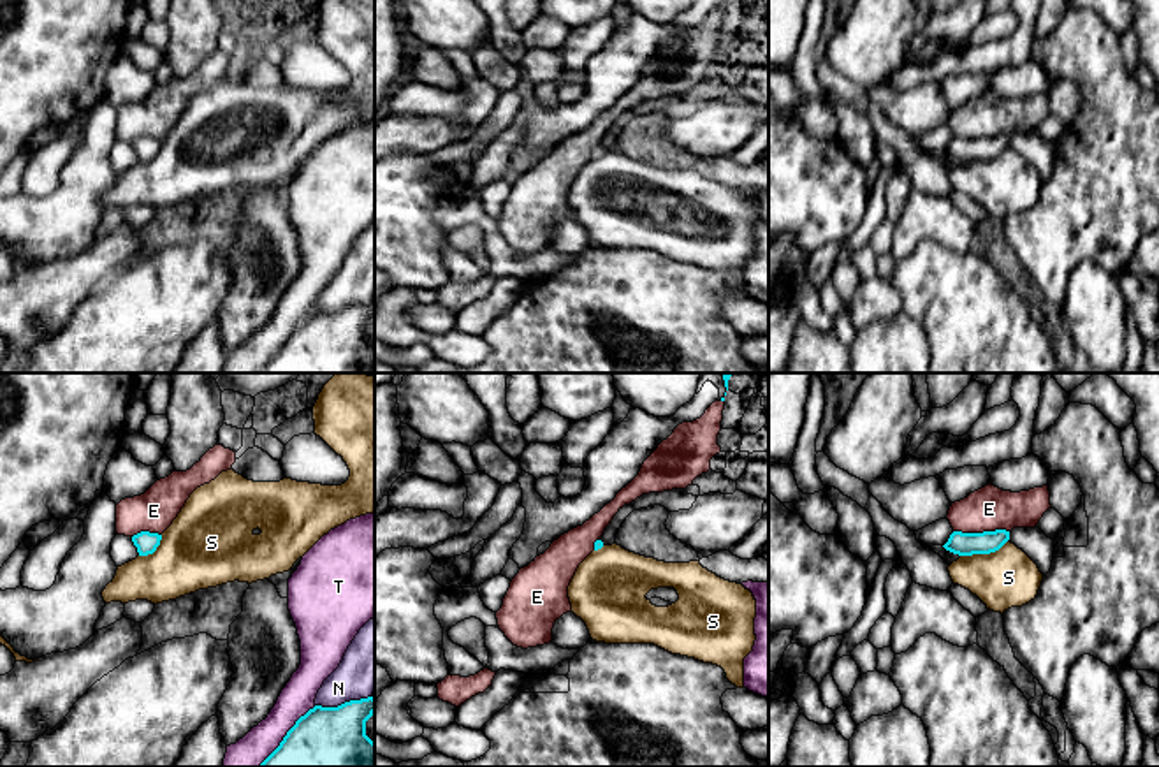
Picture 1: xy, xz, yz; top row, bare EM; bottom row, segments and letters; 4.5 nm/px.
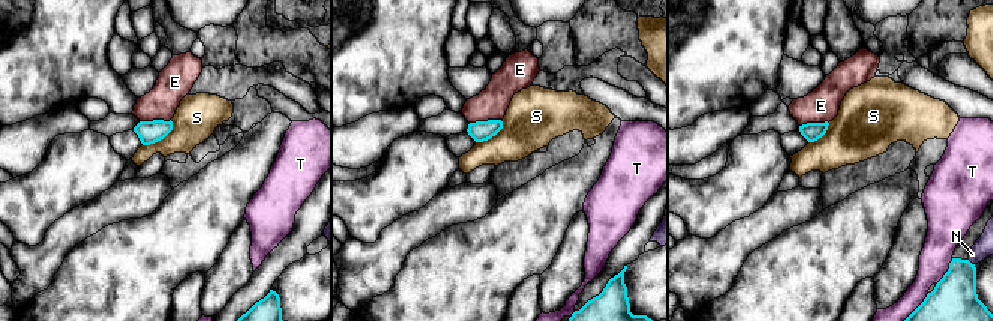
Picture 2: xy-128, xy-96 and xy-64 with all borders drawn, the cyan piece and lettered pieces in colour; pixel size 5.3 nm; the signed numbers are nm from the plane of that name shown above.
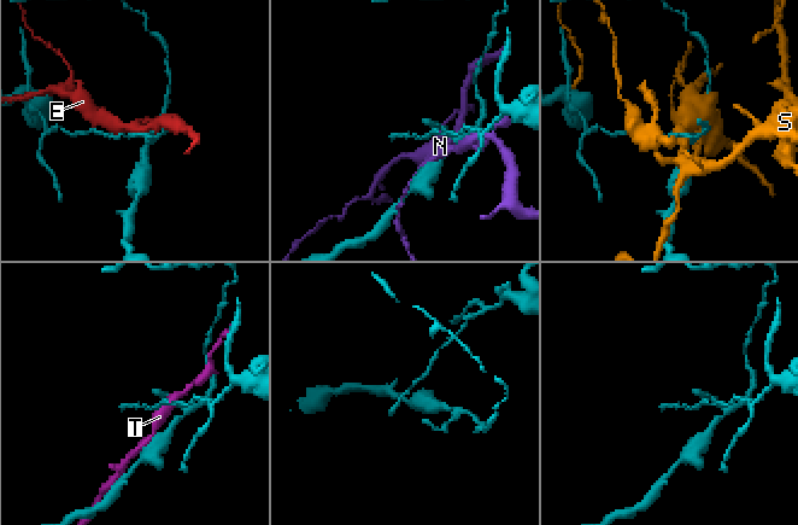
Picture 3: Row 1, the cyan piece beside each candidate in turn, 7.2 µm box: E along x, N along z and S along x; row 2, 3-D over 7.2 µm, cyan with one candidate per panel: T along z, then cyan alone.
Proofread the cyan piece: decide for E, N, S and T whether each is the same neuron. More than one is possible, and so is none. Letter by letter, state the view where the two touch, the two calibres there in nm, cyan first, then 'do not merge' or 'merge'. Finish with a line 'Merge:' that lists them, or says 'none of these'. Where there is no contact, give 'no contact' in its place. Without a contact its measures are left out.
E: yz | 110/200 nm | do not merge
N: xy | 400/280 nm | do not merge
S: yz | 110/280 nm | do not merge
T: xy | 460/160 nm | do not merge
Merge: none of these

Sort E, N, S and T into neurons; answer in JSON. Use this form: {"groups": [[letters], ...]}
{"groups": [["E"], ["N"], ["S"], ["T"]]}

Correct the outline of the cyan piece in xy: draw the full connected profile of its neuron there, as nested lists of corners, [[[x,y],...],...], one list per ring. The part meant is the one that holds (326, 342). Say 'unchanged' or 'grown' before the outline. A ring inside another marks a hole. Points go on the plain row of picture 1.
unchanged | [[[373,303],[350,306],[338,313],[315,311],[295,327],[259,373],[375,373],[375,348],[366,341],[366,327],[373,320]]]

